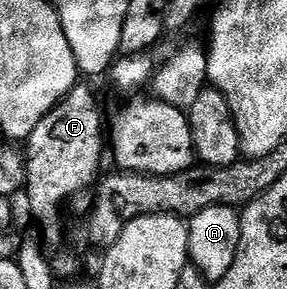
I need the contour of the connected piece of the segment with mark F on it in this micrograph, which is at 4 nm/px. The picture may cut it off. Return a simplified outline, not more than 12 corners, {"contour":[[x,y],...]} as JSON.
{"contour":[[85,82],[25,141],[30,215],[58,236],[65,200],[93,189],[104,120]]}

